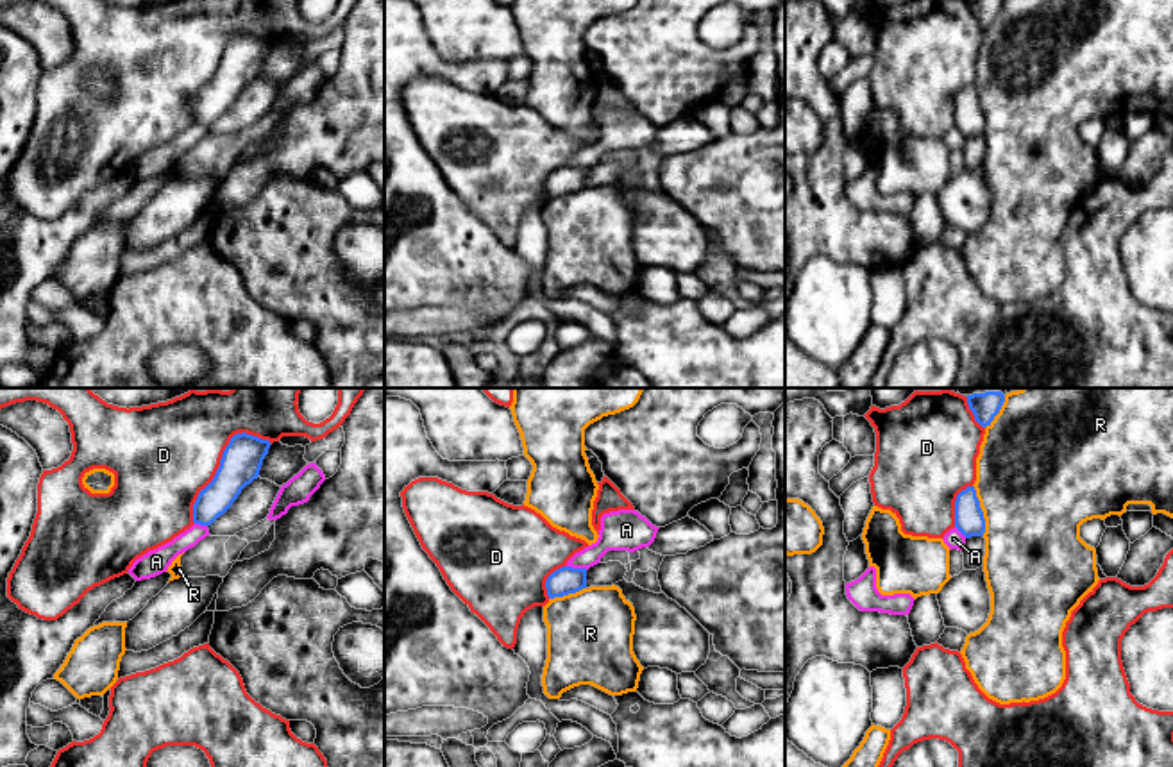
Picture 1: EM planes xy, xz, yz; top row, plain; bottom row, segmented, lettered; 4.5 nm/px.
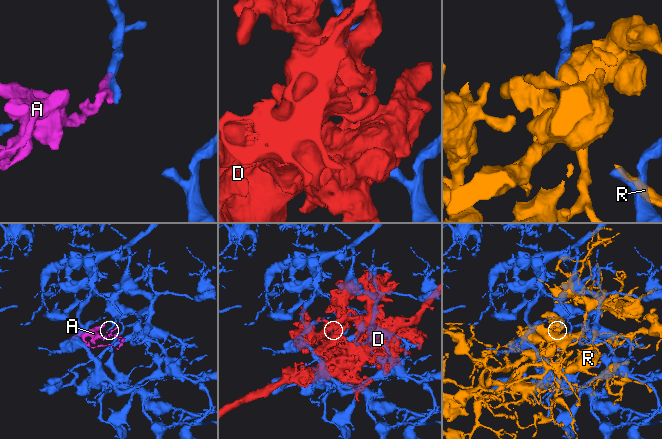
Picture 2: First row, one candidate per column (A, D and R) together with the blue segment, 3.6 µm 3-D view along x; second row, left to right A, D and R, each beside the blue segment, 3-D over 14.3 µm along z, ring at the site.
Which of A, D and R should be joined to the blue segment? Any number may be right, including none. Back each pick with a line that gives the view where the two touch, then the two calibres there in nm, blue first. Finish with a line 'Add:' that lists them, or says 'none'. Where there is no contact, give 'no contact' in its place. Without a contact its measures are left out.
Add: none

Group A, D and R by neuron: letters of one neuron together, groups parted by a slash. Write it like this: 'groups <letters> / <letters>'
groups A / D / R

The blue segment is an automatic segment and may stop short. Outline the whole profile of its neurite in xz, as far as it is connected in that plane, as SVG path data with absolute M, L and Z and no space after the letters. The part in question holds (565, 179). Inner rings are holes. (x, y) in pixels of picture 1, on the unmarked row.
M561 166L545 181L549 198L576 193L586 188L586 168Z

